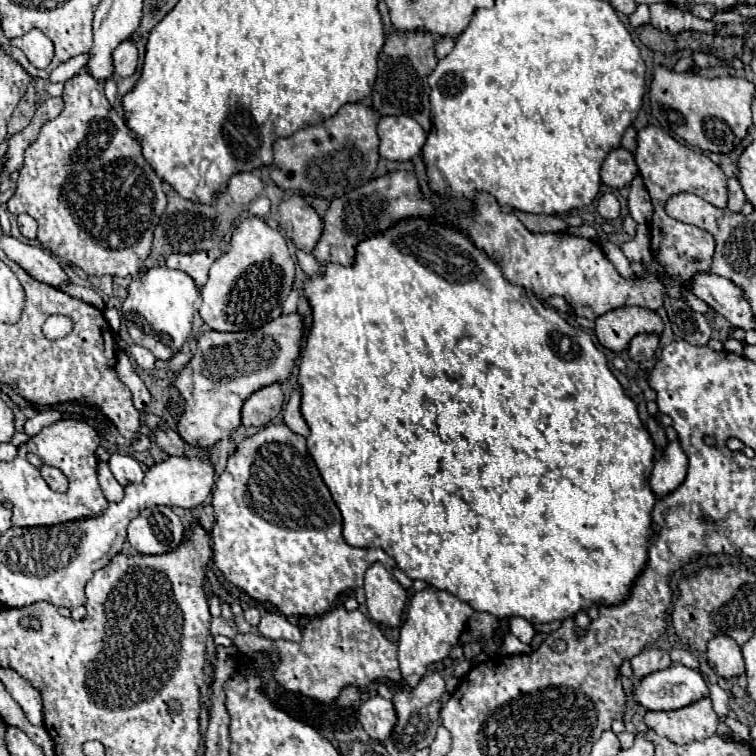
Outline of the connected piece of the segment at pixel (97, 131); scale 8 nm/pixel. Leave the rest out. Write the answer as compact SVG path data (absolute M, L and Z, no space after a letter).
M79 72L65 82L63 112L41 128L39 138L25 150L25 164L17 178L17 192L7 202L9 212L29 214L39 224L37 240L43 248L59 254L91 276L135 276L151 252L153 232L165 210L163 180L143 158L141 142L131 134L125 120L105 98L103 84Z

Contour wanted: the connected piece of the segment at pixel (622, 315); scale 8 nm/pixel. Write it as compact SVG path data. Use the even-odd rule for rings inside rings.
M623 306L595 320L595 336L599 344L613 352L623 352L629 346L631 338L637 334L661 334L661 330L661 316L641 306Z

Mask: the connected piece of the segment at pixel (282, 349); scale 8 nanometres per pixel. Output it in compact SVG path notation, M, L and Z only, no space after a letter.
M293 312L251 332L209 330L201 334L193 358L171 382L185 402L185 410L177 418L181 438L199 450L207 450L219 440L231 438L231 434L241 426L243 402L255 390L289 378L293 362L299 356L301 328L301 316Z

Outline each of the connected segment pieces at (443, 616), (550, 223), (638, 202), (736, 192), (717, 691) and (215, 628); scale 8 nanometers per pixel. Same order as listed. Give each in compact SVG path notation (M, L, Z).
M433 586L421 592L415 592L407 610L407 618L401 626L401 638L399 638L401 674L410 687L417 686L423 674L427 672L429 664L449 656L451 646L457 644L459 634L467 626L467 620L471 618L471 614L473 614L473 608L449 592L437 590Z
M517 212L519 220L525 224L525 228L529 232L565 232L569 226L561 216L535 216L535 214L525 214L525 212Z
M637 176L629 188L629 214L637 224L645 224L651 218L651 210L653 208L647 200L647 192L643 192L643 182Z
M729 178L729 204L727 204L727 208L731 212L741 212L743 204L745 204L745 196L743 196L739 180L737 178Z
M707 680L707 686L709 686L709 698L713 702L713 708L715 708L717 716L725 718L729 714L729 706L727 706L729 704L729 696L727 696L727 692L723 688L719 688L717 684L711 684L709 680Z
M213 618L211 620L211 634L215 636L215 634L223 634L223 636L227 636L227 638L233 638L235 634L237 634L237 624L233 622L233 620L225 620L225 618Z

